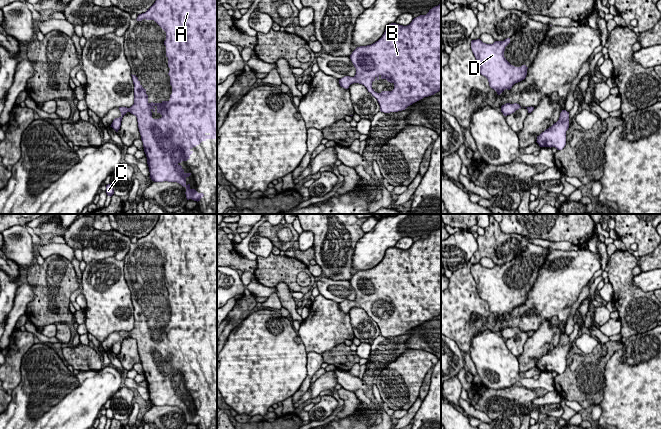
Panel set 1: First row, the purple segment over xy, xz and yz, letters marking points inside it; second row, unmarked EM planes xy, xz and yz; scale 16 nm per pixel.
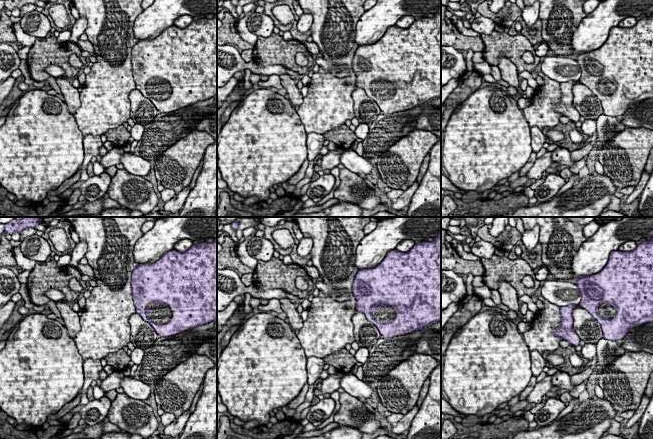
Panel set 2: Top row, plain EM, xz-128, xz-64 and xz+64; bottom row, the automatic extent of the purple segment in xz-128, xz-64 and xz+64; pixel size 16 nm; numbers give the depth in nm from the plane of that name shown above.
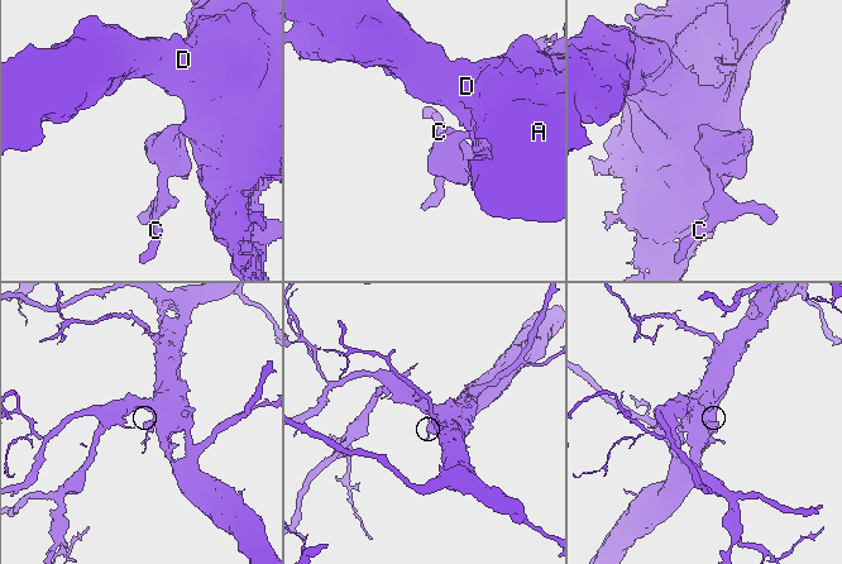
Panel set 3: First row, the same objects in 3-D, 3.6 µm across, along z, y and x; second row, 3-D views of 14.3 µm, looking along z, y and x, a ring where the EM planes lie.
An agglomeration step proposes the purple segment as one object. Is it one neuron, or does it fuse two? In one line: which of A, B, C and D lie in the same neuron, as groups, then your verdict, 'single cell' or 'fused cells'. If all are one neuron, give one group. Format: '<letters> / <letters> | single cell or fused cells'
A B C D | single cell

